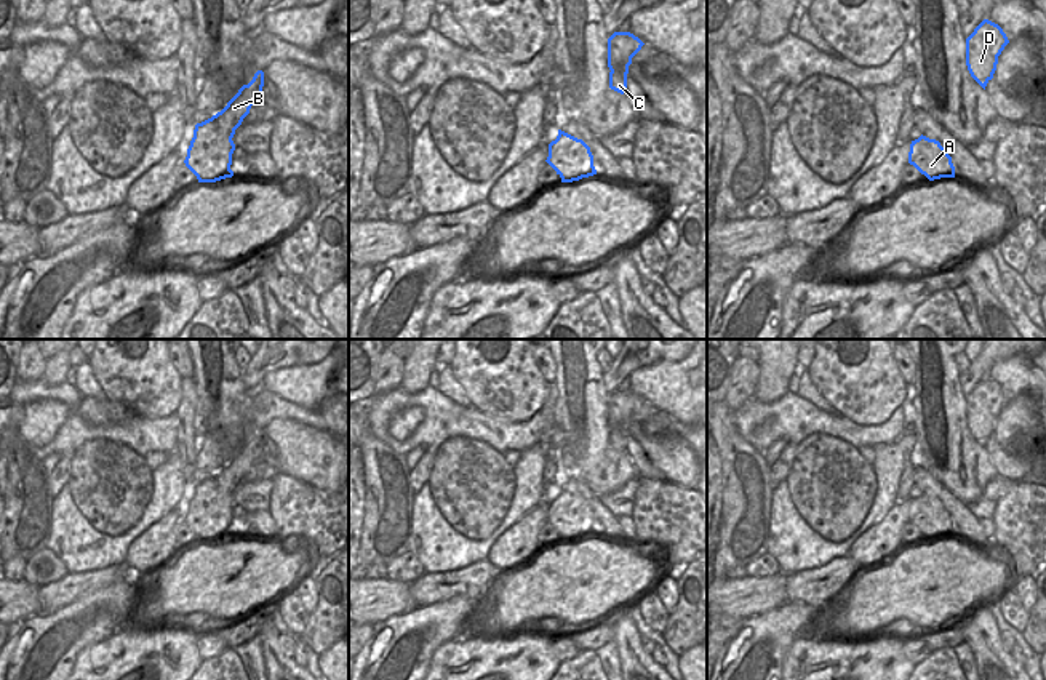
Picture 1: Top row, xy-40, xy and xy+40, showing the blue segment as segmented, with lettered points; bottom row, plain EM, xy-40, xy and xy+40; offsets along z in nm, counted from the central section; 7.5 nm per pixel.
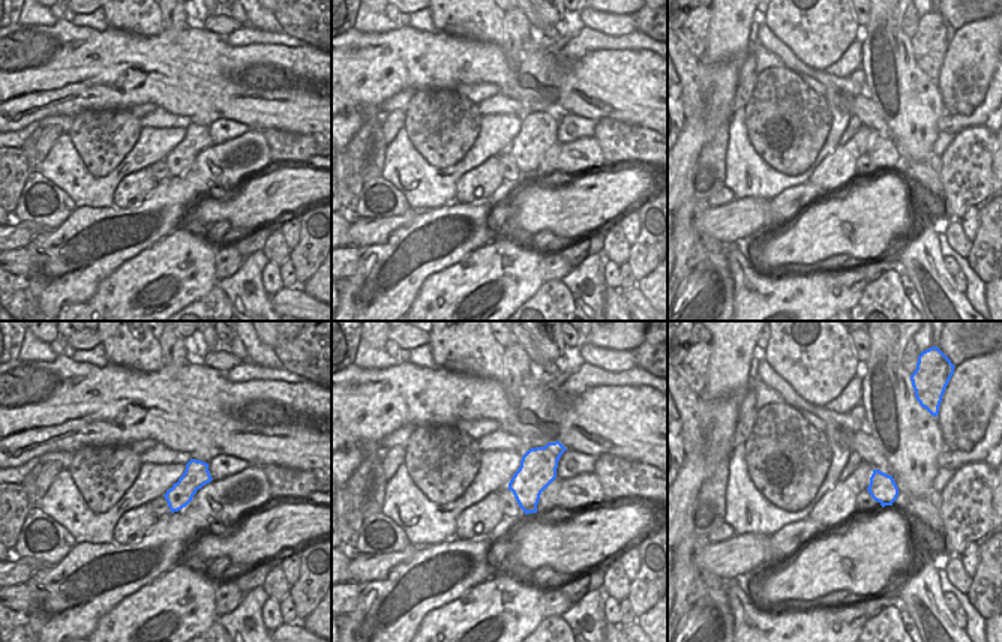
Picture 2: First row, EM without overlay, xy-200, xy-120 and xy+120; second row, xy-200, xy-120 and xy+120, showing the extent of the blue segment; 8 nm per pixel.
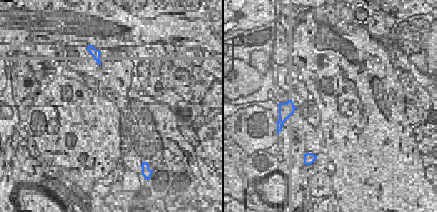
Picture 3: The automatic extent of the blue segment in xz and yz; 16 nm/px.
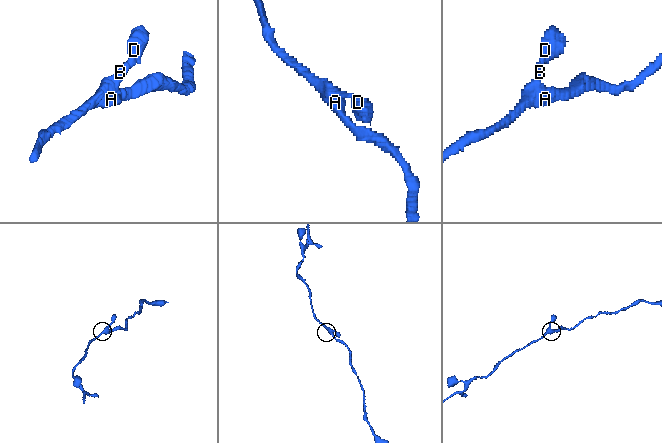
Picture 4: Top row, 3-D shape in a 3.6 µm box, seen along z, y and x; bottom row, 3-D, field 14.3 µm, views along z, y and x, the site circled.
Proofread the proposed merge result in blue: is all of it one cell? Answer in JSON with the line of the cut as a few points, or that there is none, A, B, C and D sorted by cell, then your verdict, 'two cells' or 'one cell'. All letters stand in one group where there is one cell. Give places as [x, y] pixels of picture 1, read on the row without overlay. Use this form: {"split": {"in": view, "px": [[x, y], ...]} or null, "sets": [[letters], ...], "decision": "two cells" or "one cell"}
{"split": null, "sets": [["A", "B", "C", "D"]], "decision": "one cell"}

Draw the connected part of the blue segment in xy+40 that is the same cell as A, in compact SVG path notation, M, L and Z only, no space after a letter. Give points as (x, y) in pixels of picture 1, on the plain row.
M920 494L912 499L908 522L913 523L929 539L940 536L955 536L952 515L945 510L939 499Z

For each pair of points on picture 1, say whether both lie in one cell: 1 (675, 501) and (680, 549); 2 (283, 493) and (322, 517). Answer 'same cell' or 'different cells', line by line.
1: same cell
2: same cell

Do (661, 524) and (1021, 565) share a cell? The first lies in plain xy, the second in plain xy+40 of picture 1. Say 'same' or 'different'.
same

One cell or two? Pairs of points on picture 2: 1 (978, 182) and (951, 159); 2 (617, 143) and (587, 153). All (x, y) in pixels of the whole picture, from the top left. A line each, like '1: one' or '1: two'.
1: one
2: two

